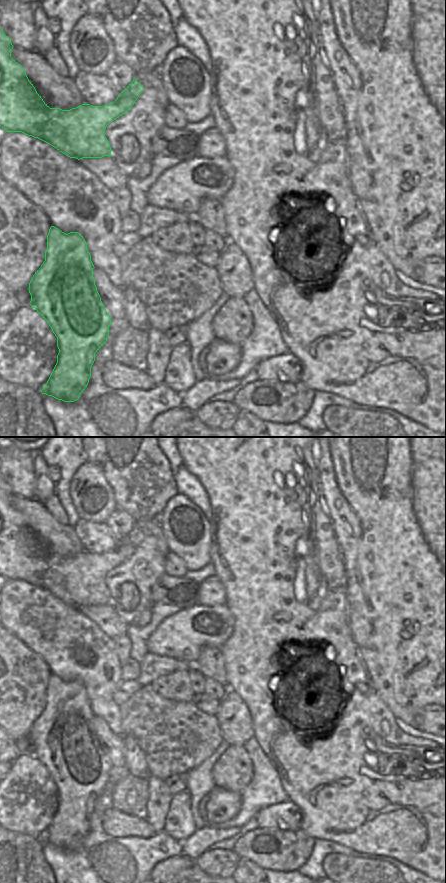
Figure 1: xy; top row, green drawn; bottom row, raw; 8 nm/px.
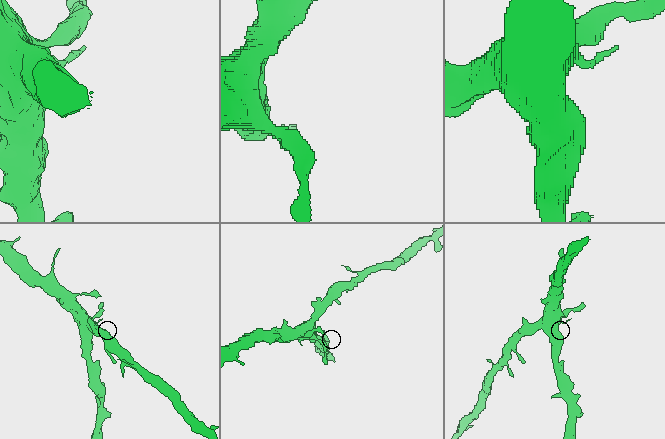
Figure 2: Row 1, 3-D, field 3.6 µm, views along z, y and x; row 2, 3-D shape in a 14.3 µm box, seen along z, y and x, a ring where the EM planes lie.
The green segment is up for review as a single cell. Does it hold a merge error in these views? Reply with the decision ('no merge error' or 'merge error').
no merge error

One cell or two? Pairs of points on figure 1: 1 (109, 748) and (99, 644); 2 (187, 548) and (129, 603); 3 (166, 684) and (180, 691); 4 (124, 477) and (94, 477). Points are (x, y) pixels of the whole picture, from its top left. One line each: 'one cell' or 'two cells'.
1: two cells
2: two cells
3: one cell
4: two cells

